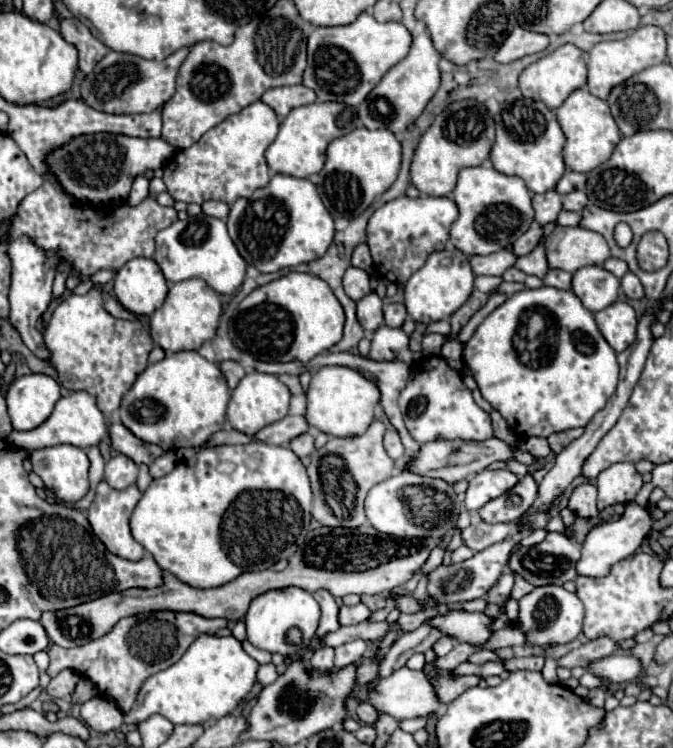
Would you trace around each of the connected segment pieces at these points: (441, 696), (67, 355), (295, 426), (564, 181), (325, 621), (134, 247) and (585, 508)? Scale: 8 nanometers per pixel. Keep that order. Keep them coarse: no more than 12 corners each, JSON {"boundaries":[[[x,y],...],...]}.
{"boundaries":[[[452,671],[430,677],[438,701],[452,703],[478,685],[476,675],[456,677]],[[98,287],[60,299],[48,363],[104,413],[148,367],[140,321],[116,319]],[[288,415],[256,433],[270,445],[288,445],[310,429],[306,417]],[[568,169],[556,191],[564,195],[584,189],[586,175]],[[324,589],[314,593],[322,607],[316,635],[324,637],[340,627],[336,599]],[[42,183],[10,235],[56,249],[82,277],[152,257],[176,209],[154,195],[110,215]],[[596,487],[572,489],[568,509],[578,517],[598,517]]]}

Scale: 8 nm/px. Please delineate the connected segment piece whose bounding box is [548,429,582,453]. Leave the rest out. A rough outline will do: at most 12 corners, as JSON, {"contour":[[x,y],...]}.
{"contour":[[582,429],[552,433],[548,443],[552,451],[560,453],[570,441],[582,435]]}

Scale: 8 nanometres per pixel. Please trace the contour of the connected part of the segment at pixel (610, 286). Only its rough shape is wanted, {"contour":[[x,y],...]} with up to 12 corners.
{"contour":[[602,265],[574,273],[572,291],[596,313],[618,299],[620,279]]}

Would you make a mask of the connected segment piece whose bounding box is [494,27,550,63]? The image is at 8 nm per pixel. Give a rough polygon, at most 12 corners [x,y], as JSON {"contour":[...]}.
{"contour":[[516,27],[494,55],[498,63],[512,63],[540,53],[550,39]]}

